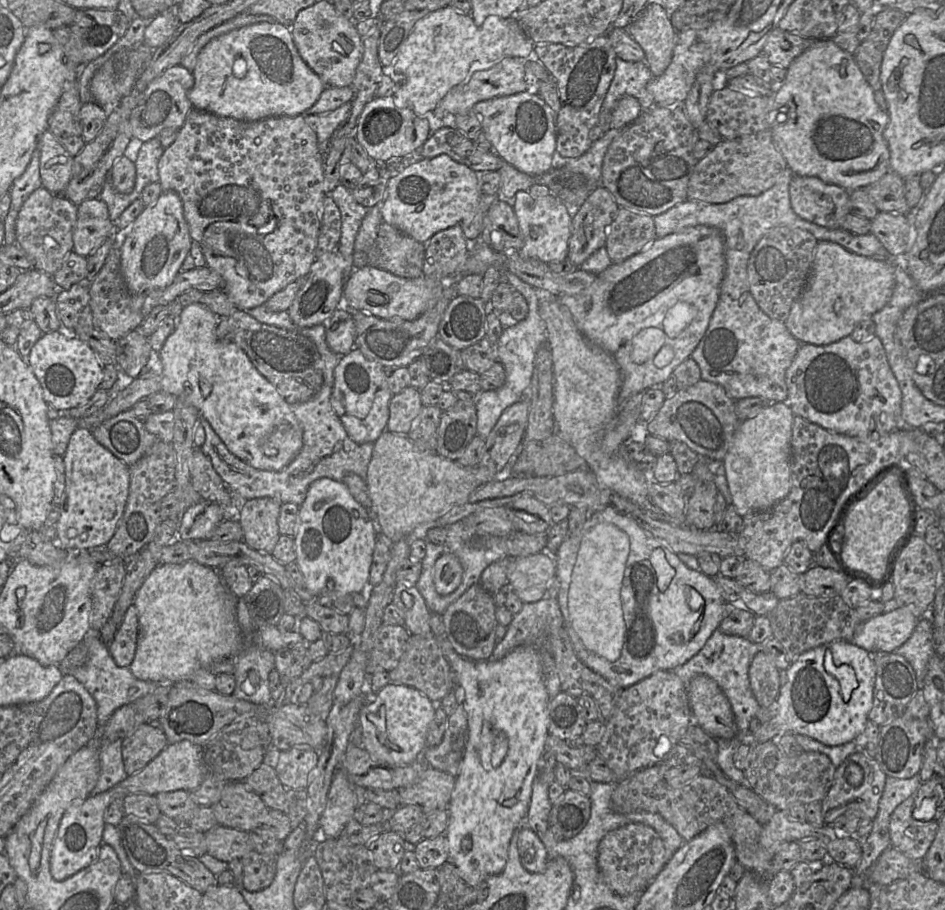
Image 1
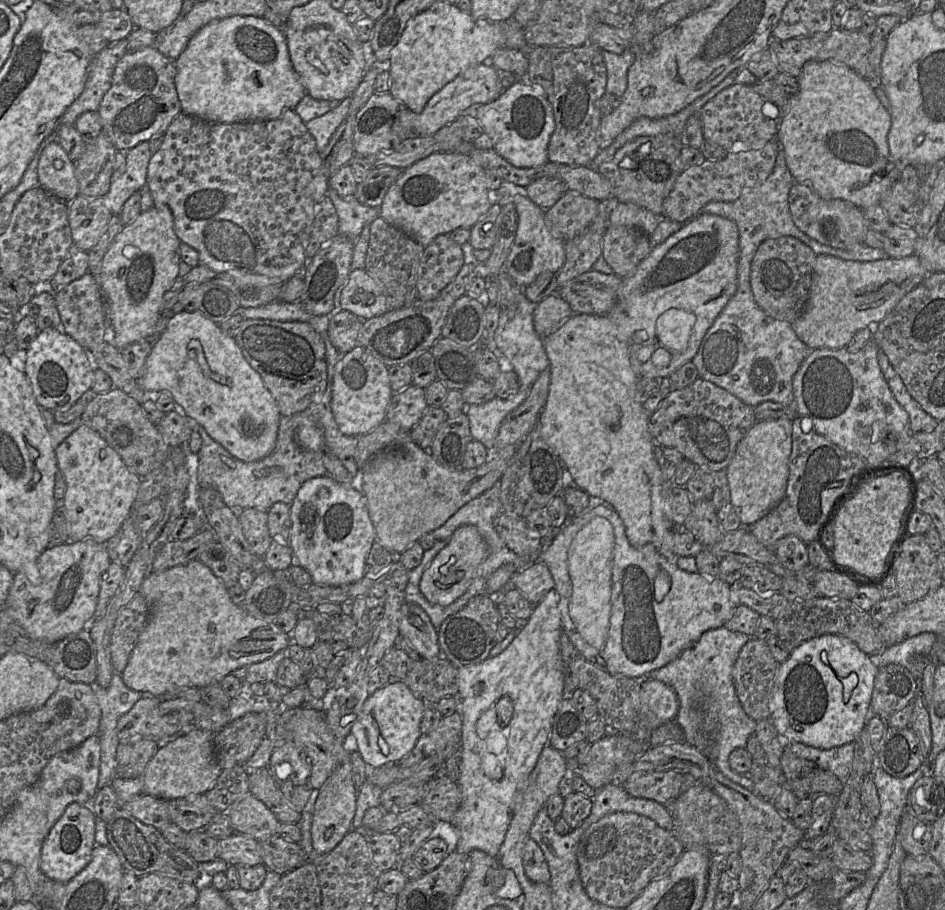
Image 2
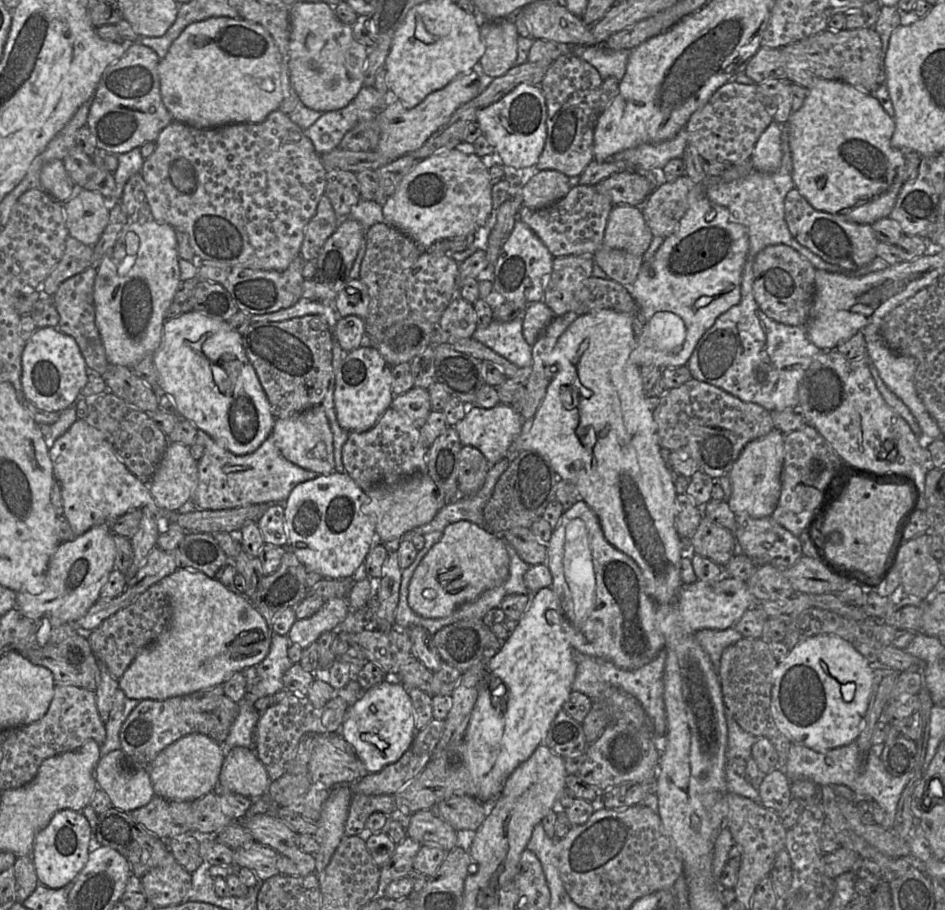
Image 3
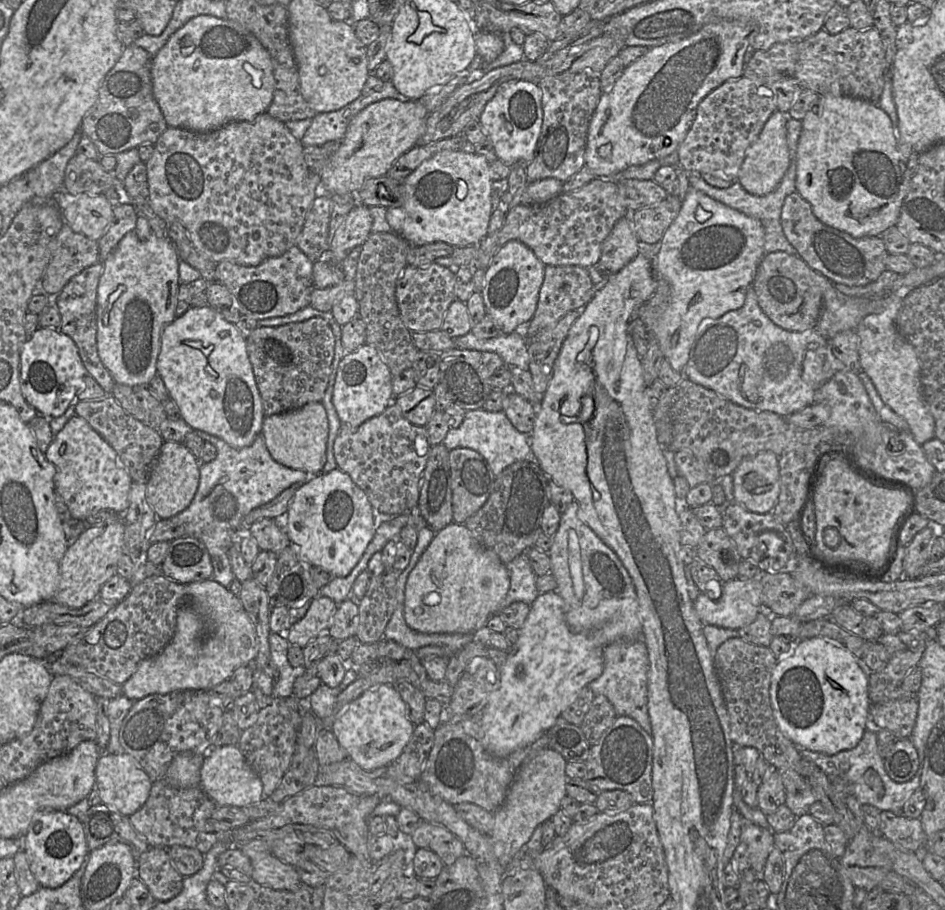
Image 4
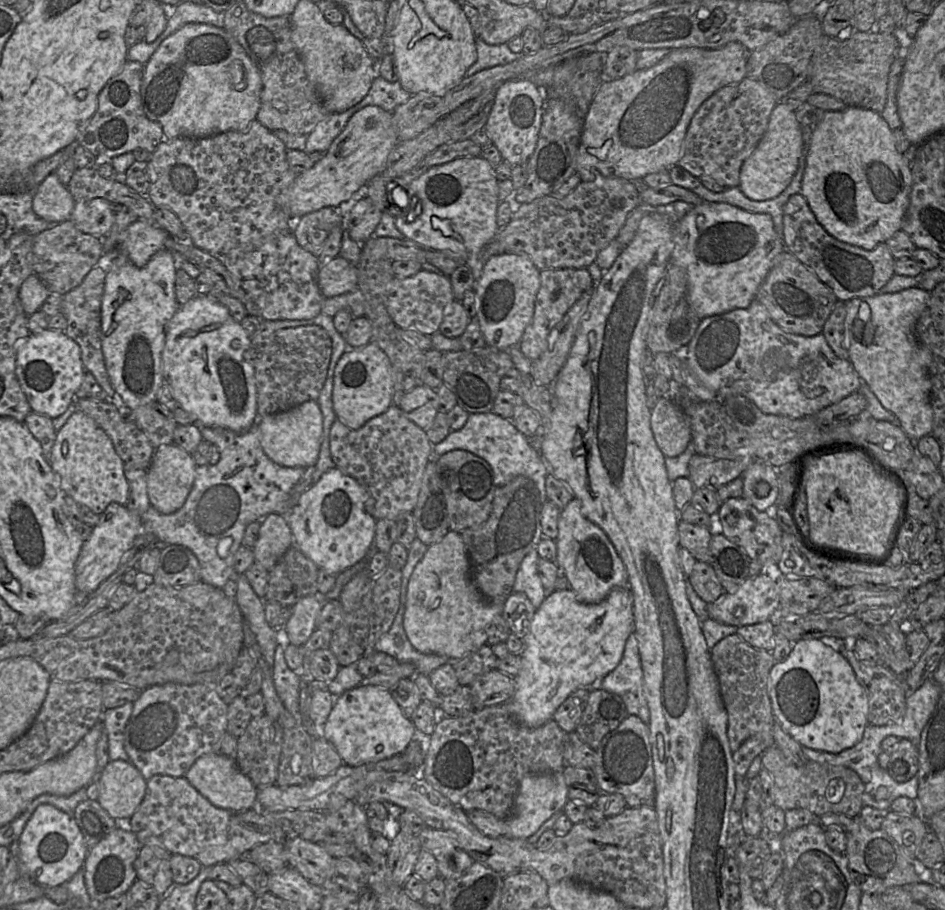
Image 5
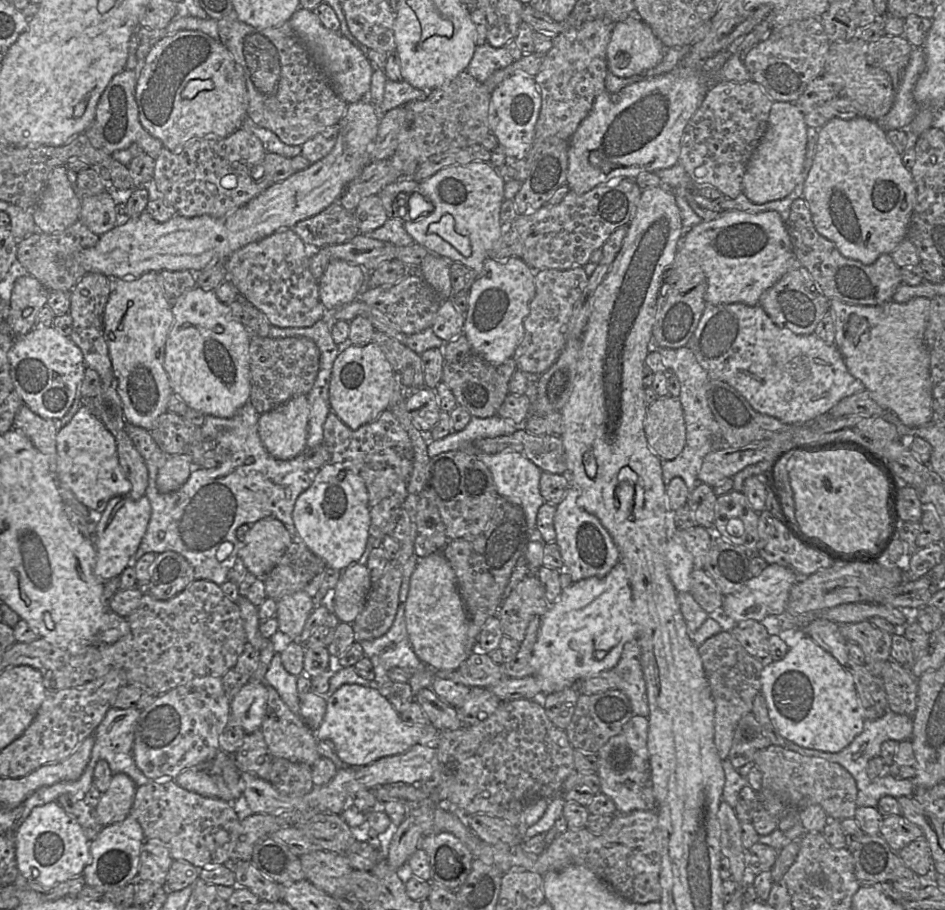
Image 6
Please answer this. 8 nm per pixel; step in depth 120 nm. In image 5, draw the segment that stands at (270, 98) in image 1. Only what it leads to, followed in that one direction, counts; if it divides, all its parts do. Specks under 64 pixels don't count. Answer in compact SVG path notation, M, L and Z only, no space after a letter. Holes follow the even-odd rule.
M189 23L169 35L144 64L140 93L145 115L158 122L164 138L207 138L228 131L242 131L256 119L262 79L243 47L224 28Z

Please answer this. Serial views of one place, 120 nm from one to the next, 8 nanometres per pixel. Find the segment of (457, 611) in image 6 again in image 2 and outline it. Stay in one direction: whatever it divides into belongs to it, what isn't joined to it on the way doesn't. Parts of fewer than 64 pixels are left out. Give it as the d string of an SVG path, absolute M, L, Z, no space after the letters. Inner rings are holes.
M473 525L460 526L423 572L419 583L421 593L431 604L450 605L465 593L487 553L487 544L477 528Z

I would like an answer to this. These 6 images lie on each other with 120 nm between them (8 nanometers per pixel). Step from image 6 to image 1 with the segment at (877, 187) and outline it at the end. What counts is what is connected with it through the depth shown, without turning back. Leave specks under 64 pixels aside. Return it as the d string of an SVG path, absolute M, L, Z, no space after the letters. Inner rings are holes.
M832 39L815 41L791 62L786 78L775 86L773 100L779 113L778 121L770 131L775 146L794 175L817 177L851 192L866 188L891 171L890 153L883 137L889 115L875 102L874 91L865 80L854 55L841 49Z

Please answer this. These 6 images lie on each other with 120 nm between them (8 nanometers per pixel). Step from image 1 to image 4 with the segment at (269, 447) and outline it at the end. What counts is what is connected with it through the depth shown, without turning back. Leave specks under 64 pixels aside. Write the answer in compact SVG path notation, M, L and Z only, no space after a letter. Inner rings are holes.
M210 306L190 307L164 328L157 374L193 430L217 436L234 448L250 446L261 433L265 415L246 338Z

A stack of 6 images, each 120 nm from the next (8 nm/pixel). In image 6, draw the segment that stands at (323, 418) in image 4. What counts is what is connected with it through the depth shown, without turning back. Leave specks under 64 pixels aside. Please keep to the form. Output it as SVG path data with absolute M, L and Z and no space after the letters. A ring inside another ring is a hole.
M299 395L260 415L259 436L274 458L291 460L304 453L309 414L307 395Z

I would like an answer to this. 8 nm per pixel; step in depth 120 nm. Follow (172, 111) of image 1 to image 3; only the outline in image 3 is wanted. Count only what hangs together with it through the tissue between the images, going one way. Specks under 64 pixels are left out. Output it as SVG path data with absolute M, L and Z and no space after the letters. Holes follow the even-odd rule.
M133 42L118 60L105 69L86 122L98 152L123 154L140 148L146 142L155 142L160 132L173 121L161 98L159 62L155 51Z

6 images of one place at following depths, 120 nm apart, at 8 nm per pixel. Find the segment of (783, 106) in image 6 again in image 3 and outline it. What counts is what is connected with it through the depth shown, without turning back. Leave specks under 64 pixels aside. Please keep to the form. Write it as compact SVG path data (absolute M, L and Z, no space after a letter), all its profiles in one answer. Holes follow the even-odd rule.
M774 120L759 136L750 155L750 163L754 171L774 173L778 170L782 159L781 124Z

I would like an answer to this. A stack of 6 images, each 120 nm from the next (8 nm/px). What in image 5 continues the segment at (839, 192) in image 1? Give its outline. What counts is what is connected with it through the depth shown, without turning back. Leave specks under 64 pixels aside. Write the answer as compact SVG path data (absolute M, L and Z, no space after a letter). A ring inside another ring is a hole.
M792 195L783 208L783 244L824 283L837 300L847 302L854 298L872 297L878 294L894 275L894 261L886 243L879 243L872 250L846 244L829 235L817 222L805 198Z

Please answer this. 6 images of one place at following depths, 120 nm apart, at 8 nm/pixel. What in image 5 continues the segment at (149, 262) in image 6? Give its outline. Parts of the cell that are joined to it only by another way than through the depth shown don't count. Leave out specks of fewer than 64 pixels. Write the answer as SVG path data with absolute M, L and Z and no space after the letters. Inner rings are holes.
M368 105L357 111L348 121L343 131L332 142L323 158L310 169L297 175L294 182L277 197L277 203L293 220L324 207L337 207L347 202L354 194L363 193L364 187L375 176L382 174L390 152L398 145L398 137L393 127L392 113L378 106ZM145 220L133 222L121 233L119 252L127 255L137 267L144 267L152 256L165 249L169 234L156 224Z

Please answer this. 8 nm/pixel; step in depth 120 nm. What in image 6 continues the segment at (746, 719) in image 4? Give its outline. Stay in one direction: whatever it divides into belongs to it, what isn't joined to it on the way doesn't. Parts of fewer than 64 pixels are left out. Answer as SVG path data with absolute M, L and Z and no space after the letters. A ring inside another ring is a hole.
M723 630L698 646L703 667L715 704L714 743L719 757L728 757L734 731L739 720L752 712L753 701L761 693L761 673L764 663L751 656L733 636Z

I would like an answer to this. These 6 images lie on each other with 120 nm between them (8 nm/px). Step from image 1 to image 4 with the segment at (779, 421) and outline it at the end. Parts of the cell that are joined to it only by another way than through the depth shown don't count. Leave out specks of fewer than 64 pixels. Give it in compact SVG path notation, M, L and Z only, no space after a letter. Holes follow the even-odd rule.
M772 451L745 458L732 473L734 502L754 513L772 512L780 494L778 462Z

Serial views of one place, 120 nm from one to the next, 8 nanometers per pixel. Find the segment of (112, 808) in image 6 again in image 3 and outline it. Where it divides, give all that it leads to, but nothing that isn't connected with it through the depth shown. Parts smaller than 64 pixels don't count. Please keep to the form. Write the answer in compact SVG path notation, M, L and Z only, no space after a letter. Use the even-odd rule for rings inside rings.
M121 749L113 750L100 757L94 771L94 778L97 786L109 796L112 806L124 812L146 805L155 795L148 768L133 768Z

